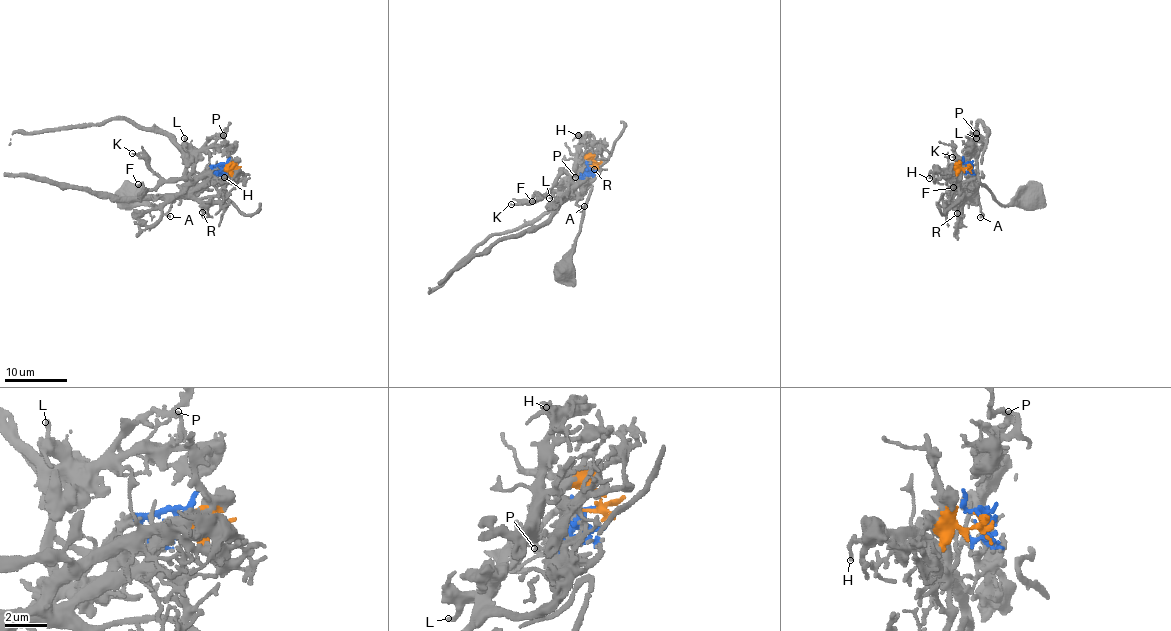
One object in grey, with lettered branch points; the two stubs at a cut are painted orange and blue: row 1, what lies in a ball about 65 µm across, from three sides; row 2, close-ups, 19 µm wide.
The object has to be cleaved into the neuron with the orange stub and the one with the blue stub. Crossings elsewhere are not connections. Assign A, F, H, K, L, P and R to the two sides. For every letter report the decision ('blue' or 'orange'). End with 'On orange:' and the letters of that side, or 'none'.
A: blue
F: orange
H: orange
K: orange
L: blue
P: blue
R: orange
On orange: F, H, K, R

